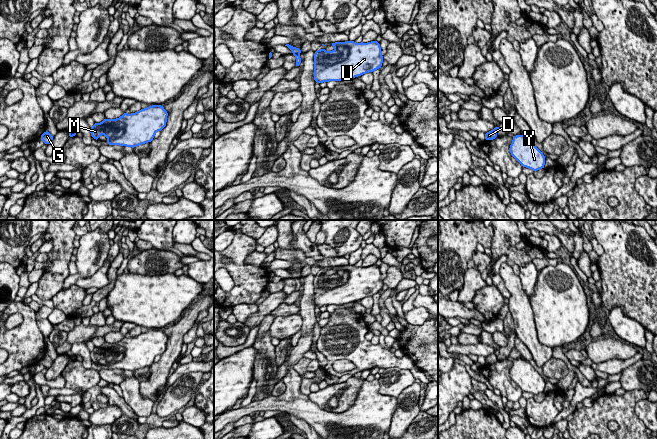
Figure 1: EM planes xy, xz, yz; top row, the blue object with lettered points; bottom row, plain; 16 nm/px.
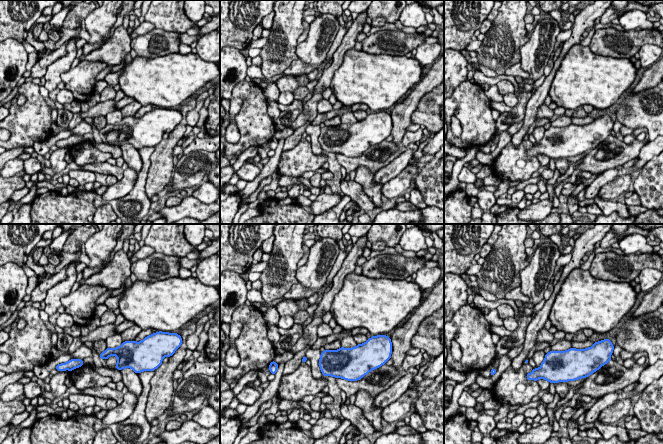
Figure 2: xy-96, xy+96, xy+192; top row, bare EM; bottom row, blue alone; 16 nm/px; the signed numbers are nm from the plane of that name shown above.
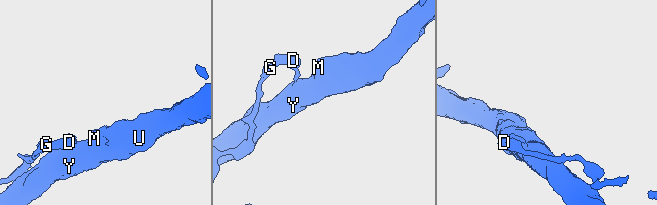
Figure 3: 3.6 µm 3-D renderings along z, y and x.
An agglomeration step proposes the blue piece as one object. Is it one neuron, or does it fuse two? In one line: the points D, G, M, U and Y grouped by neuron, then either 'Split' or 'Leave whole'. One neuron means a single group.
Groups: D G / M U Y. Split

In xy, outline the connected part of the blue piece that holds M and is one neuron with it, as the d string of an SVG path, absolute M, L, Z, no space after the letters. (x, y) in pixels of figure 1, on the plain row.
M152 329L132 338L124 338L117 343L104 343L95 347L90 357L95 364L100 359L107 361L108 369L136 371L151 366L157 355L167 346L168 337L161 329Z

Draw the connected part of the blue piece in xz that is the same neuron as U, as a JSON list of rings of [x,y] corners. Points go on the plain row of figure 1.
[[[376,264],[368,267],[355,267],[354,265],[335,266],[331,267],[334,270],[333,275],[327,276],[324,272],[317,274],[314,278],[314,304],[319,308],[328,305],[344,305],[357,300],[361,300],[368,296],[373,296],[376,293],[380,293],[383,287],[383,280],[381,279],[380,267]]]

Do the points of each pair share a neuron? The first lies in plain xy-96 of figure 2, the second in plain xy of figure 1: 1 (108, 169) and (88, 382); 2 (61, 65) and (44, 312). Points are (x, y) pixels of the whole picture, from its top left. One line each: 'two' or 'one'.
1: two
2: two

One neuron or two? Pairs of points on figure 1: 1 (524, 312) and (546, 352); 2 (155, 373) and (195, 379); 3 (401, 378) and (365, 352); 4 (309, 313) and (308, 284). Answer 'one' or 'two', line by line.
1: one
2: two
3: two
4: one

